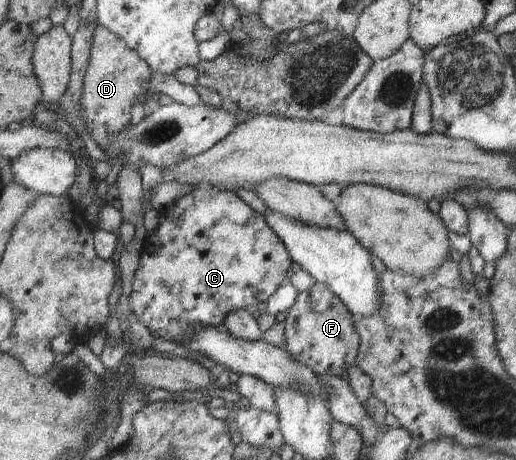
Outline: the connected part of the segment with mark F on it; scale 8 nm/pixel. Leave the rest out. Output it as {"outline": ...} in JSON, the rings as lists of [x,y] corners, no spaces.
{"outline":[[[316,282],[308,290],[300,292],[294,306],[288,311],[285,322],[285,347],[295,359],[309,366],[315,373],[345,377],[347,369],[356,365],[361,338],[356,330],[355,315],[326,283]]]}

